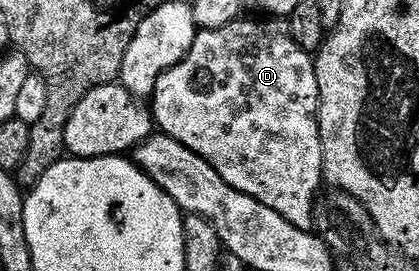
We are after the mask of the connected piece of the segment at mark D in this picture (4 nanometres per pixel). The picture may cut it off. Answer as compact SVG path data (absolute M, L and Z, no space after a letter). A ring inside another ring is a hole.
M242 16L219 28L198 29L190 50L175 65L167 68L167 72L163 72L159 76L159 80L155 80L155 88L151 95L153 121L160 133L179 140L187 148L191 148L191 152L203 156L203 160L207 160L207 164L211 164L211 168L215 168L215 172L219 172L219 176L223 176L223 180L227 180L227 184L231 184L231 188L239 188L239 192L247 192L247 196L255 196L255 200L259 200L259 204L267 204L267 208L275 208L275 212L279 212L279 216L283 216L283 220L291 220L291 224L295 224L295 228L313 230L315 199L323 186L321 141L317 127L317 77L313 67L313 58L310 51L295 44L295 40L289 34L288 21L277 16L257 17L259 18Z

